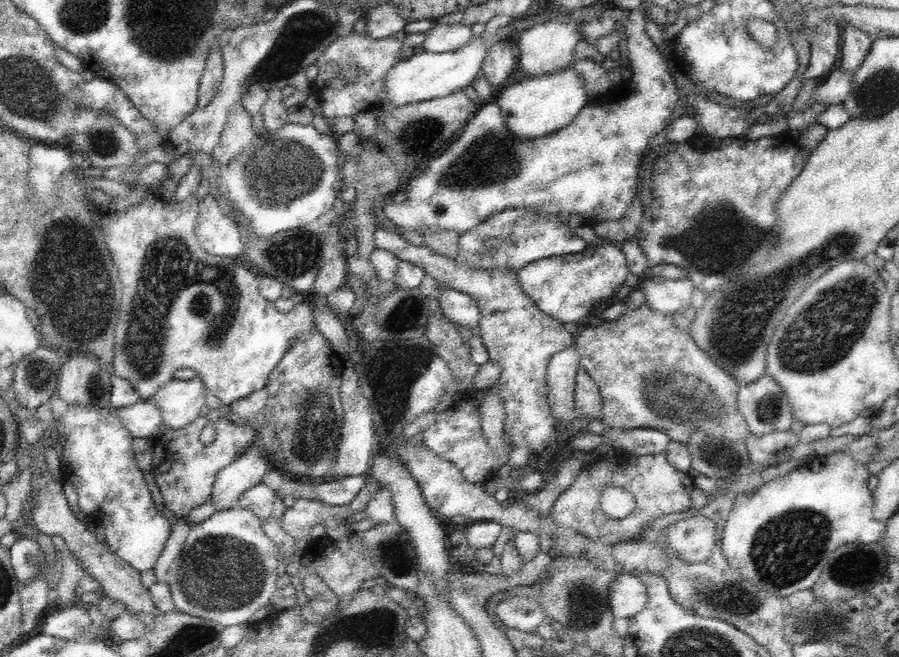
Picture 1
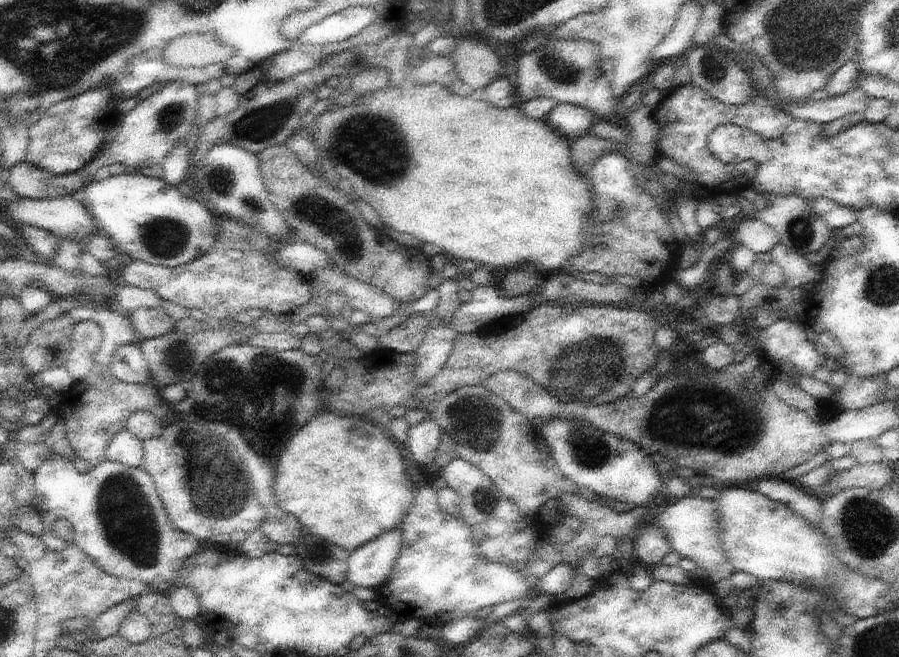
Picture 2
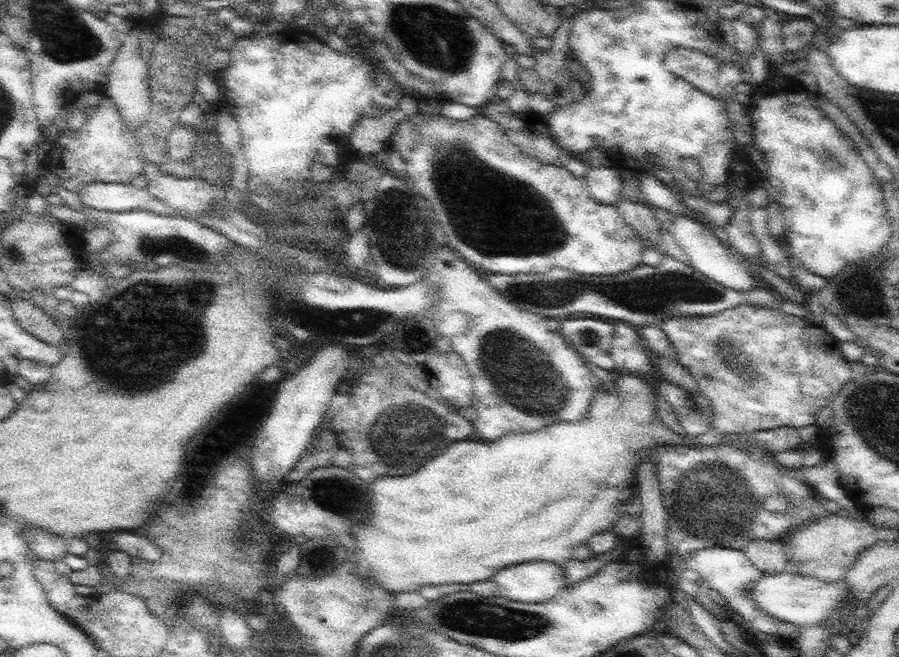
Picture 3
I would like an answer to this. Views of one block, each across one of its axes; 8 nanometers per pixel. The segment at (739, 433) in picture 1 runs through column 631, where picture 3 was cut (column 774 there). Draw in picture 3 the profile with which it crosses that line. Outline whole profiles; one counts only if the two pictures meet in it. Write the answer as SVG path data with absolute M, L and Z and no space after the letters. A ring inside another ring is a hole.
M740 304L734 308L728 308L718 314L710 316L672 316L666 318L662 324L667 337L676 349L677 360L682 363L692 373L692 376L698 381L701 390L710 398L712 408L714 408L714 417L712 417L711 428L722 435L731 434L755 434L762 430L773 430L780 426L792 426L794 428L806 427L815 424L817 414L824 407L828 407L832 402L832 397L852 379L852 365L842 351L840 350L841 340L834 337L830 323L815 324L808 318L802 318L782 312L781 309L772 309L750 304Z

